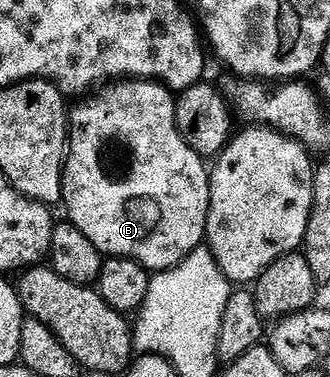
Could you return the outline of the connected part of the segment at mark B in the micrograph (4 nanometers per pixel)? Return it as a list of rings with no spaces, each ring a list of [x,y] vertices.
[[[143,79],[117,81],[104,89],[98,90],[92,97],[78,102],[81,104],[77,108],[75,106],[72,108],[69,120],[69,149],[65,156],[63,207],[69,210],[70,221],[77,226],[74,228],[80,234],[86,235],[95,244],[102,256],[133,259],[153,273],[172,271],[188,260],[185,258],[205,239],[205,230],[209,227],[209,206],[214,206],[215,203],[210,168],[205,168],[206,160],[189,146],[189,141],[185,138],[182,128],[179,126],[179,103],[178,100],[176,103],[173,97],[175,97],[174,92],[160,81],[146,81]]]

